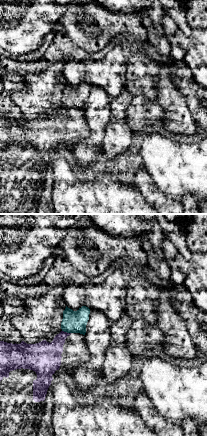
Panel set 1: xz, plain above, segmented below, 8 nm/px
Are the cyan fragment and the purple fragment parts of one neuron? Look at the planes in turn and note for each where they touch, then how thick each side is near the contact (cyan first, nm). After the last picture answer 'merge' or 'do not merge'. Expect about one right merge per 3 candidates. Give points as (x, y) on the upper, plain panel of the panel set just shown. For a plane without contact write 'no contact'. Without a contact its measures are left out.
meets cyan at (66, 107); 180 nm thick on the cyan side, 220 nm on the other

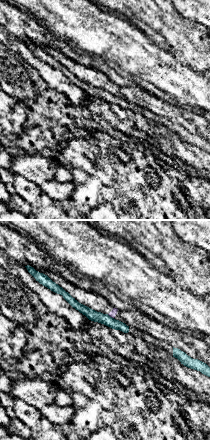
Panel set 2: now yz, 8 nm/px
meets cyan at (109, 92); 90 nm thick on the cyan side, 50 nm on the other

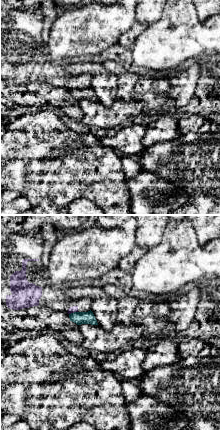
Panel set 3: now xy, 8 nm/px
meets cyan at (74, 88); 100 nm thick on the cyan side, 50 nm on the other

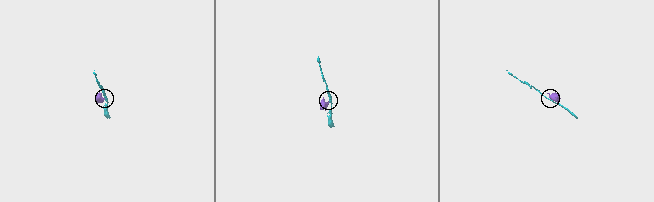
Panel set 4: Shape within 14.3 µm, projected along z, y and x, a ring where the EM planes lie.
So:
do not merge

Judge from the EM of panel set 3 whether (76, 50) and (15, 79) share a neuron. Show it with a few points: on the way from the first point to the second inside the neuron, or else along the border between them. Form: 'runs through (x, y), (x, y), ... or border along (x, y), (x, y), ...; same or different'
border along (49, 59), (58, 63); different

